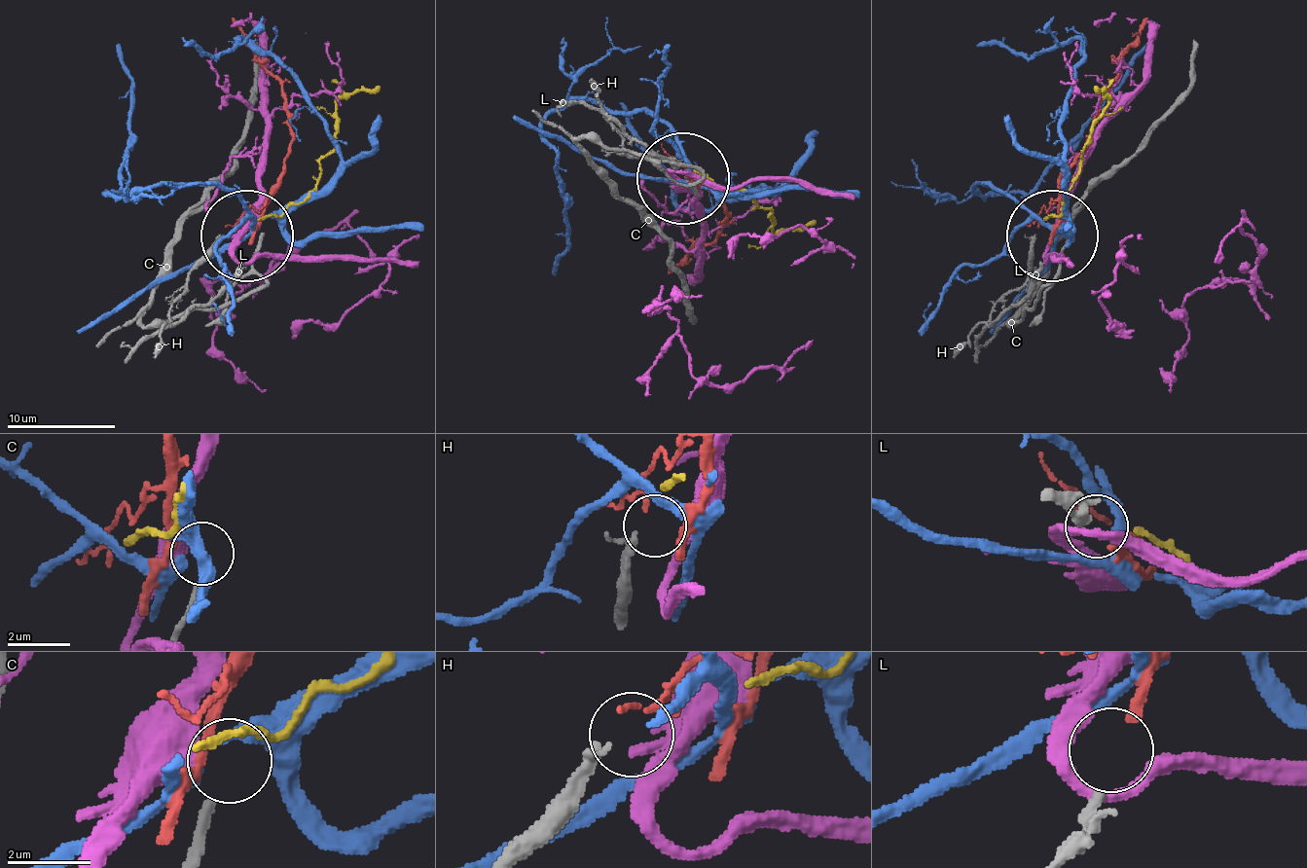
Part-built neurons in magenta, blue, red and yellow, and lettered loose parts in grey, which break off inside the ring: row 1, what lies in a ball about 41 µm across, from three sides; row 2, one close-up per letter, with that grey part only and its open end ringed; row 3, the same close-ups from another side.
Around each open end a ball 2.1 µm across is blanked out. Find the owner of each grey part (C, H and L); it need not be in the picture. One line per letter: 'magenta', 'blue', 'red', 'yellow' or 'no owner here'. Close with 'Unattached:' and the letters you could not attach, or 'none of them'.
C: no owner here
H: no owner here
L: red
Unattached: C, H

